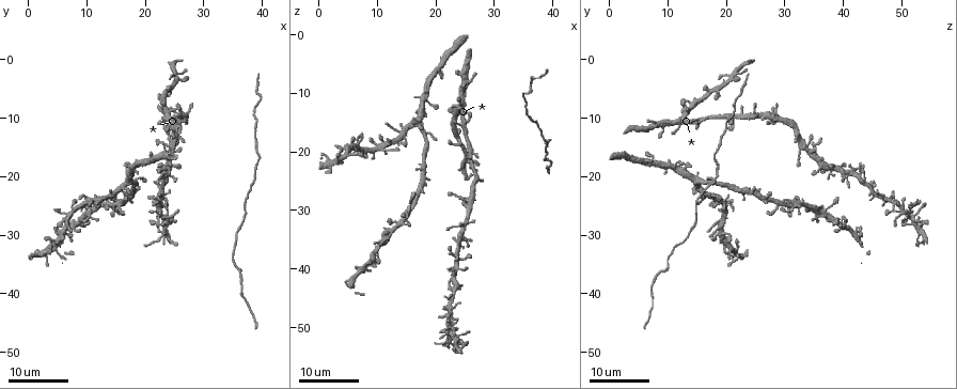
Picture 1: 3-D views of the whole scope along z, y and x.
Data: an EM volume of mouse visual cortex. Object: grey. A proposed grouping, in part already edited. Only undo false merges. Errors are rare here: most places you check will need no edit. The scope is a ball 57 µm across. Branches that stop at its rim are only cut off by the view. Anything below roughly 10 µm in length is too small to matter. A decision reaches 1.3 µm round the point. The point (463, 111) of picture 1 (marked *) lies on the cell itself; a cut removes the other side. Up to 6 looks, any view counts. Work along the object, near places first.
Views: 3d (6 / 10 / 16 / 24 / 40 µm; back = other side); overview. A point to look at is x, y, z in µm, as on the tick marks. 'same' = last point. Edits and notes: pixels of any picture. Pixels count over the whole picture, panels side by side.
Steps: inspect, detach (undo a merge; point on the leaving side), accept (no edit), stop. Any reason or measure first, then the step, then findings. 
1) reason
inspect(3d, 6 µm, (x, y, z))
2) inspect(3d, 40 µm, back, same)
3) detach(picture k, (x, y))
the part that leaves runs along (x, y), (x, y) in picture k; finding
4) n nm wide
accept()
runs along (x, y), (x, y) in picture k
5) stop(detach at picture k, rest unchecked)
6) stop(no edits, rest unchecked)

a fork
inspect(3d, 24 µm, (27.5, 9.5, 25.0))

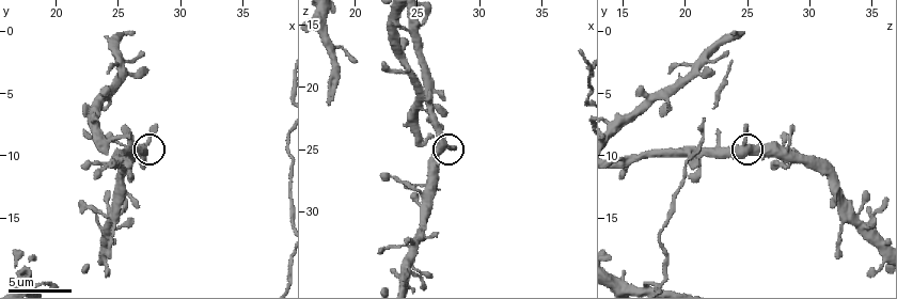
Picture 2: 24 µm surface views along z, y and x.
inspect(3d, 6 µm, (27.2, 9.2, 24.6))

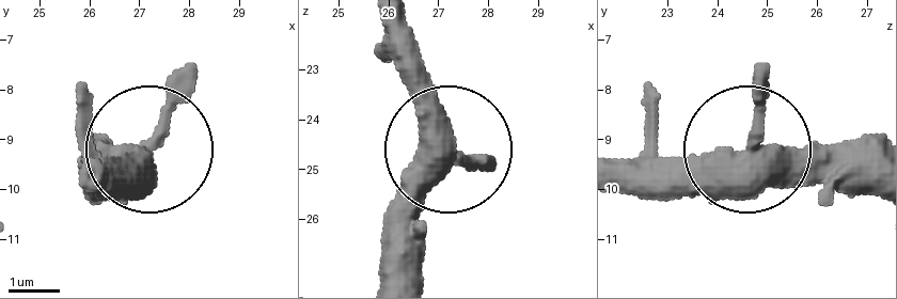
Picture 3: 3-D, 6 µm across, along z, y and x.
340 nm wide
accept()
runs along (618, 188), (695, 188), (758, 150), (874, 150) in picture 3; continuous, no second cell

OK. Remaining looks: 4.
inspect(3d, 16 µm, (16.5, 21.0, 15.0))

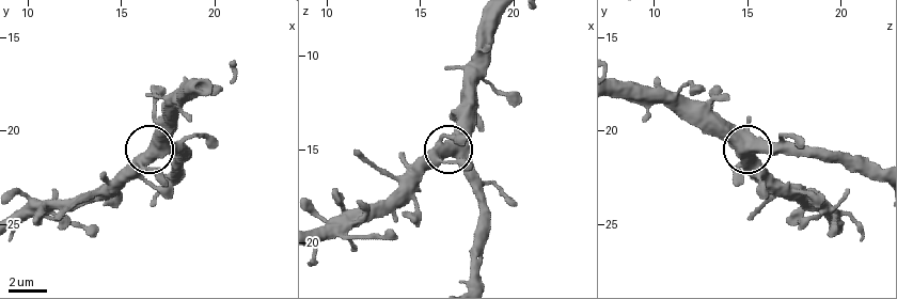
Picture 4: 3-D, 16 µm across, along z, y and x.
inspect(3d, 6 µm, same)

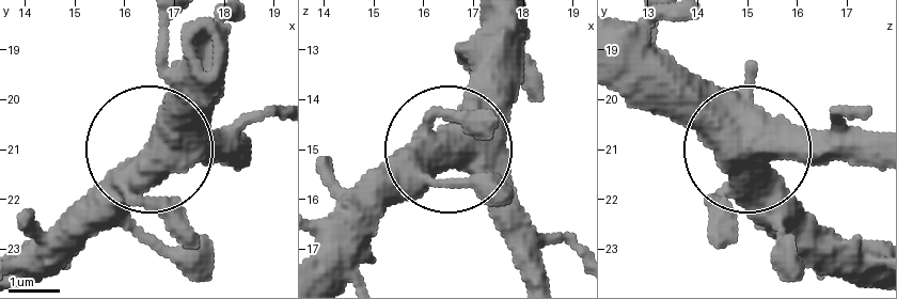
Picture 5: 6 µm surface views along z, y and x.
side arm 25 µm
accept()
all the same cell

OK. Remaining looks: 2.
inspect(3d, 24 µm, (37.0, 27.5, 15.0))

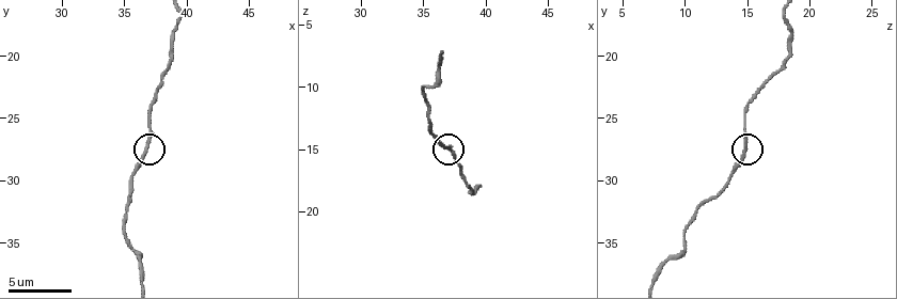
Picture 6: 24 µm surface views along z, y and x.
inspect(3d, 10 µm, (36.8, 27.4, 14.8))

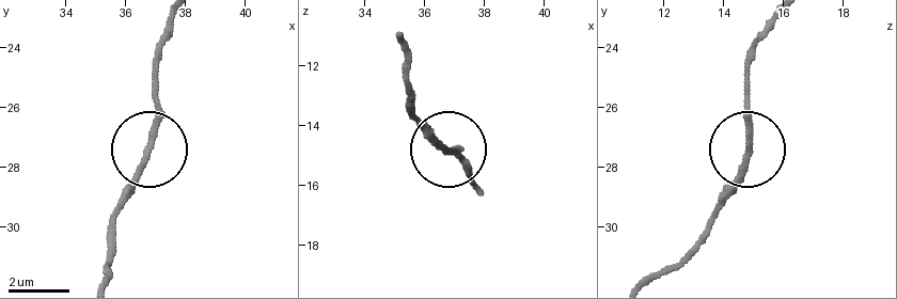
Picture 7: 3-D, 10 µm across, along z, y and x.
accept()
runs along (476, 189), (467, 163), (410, 114) in picture 7; all the same cell

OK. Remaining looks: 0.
stop(no edits, rest unchecked)

